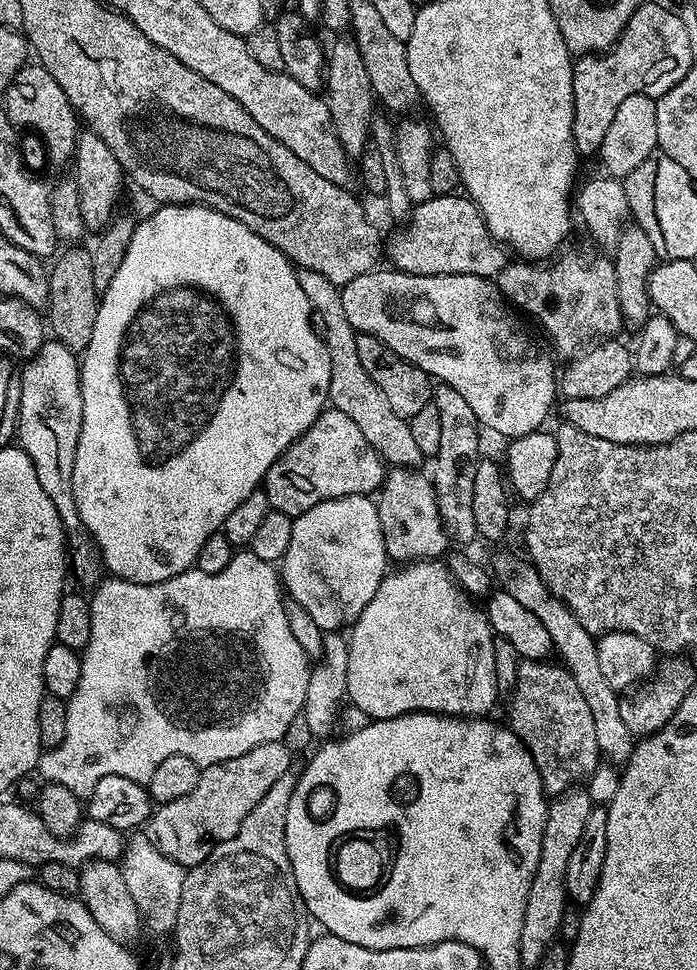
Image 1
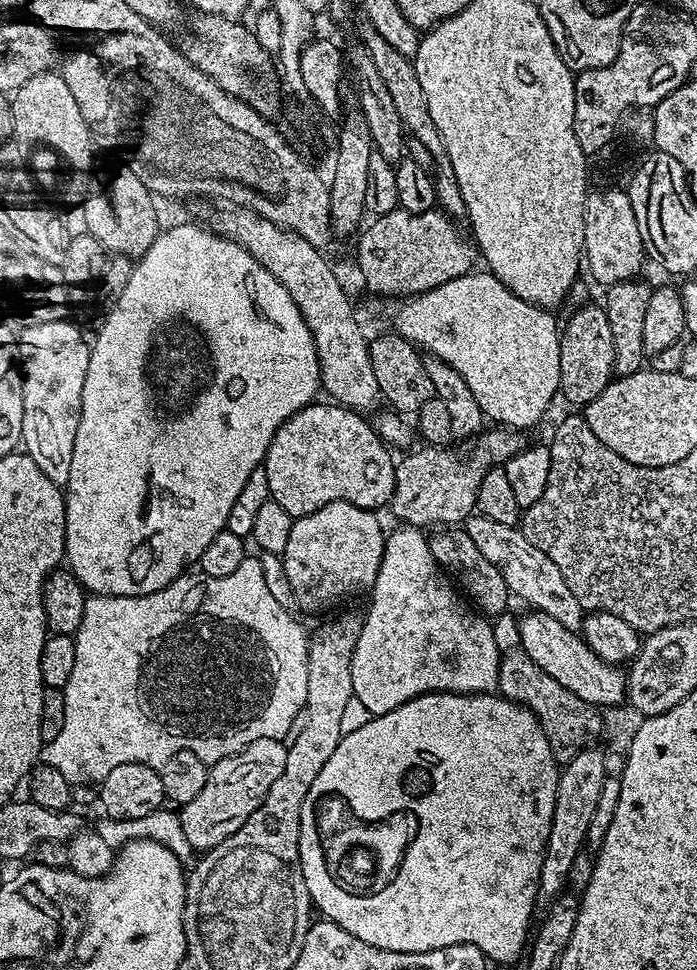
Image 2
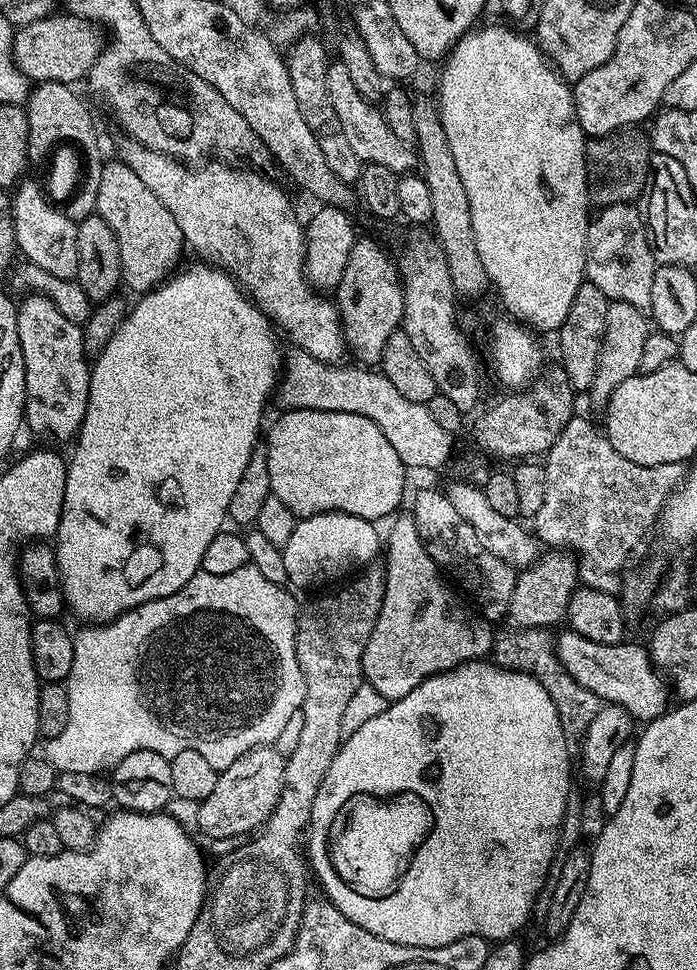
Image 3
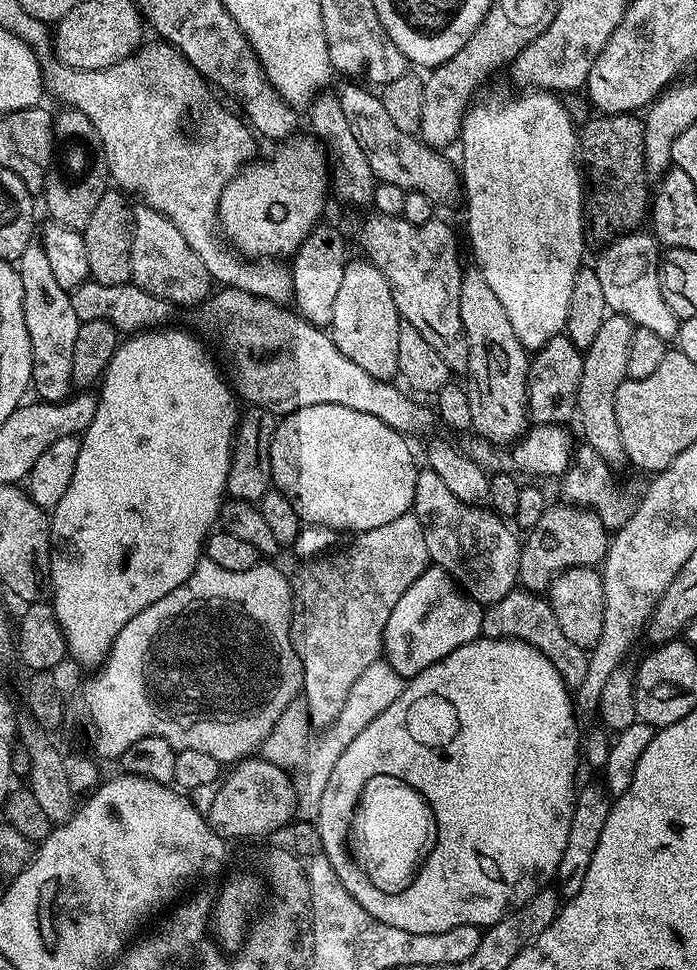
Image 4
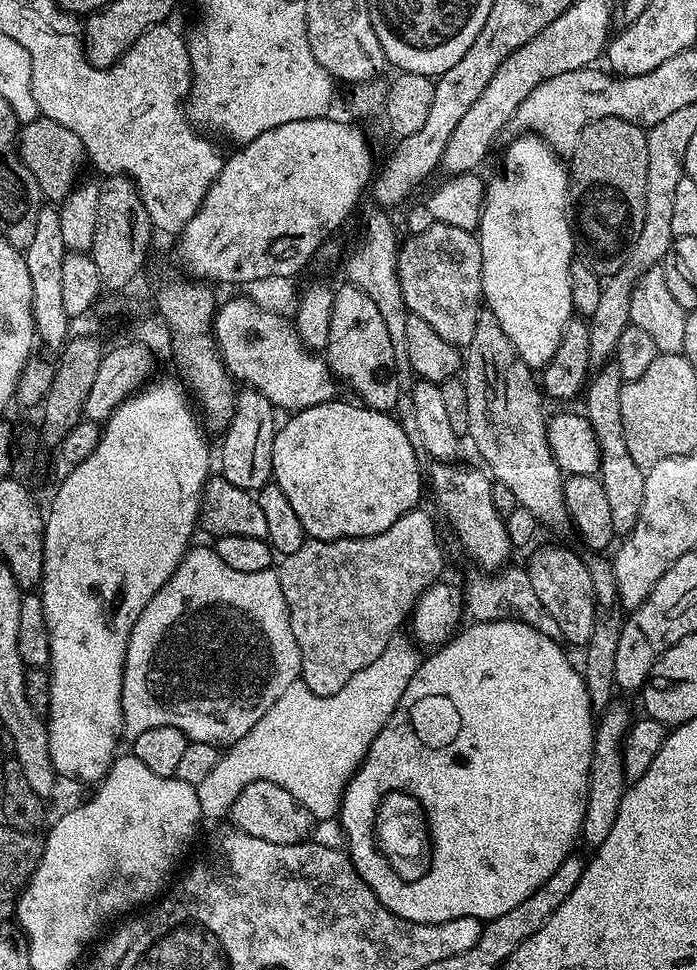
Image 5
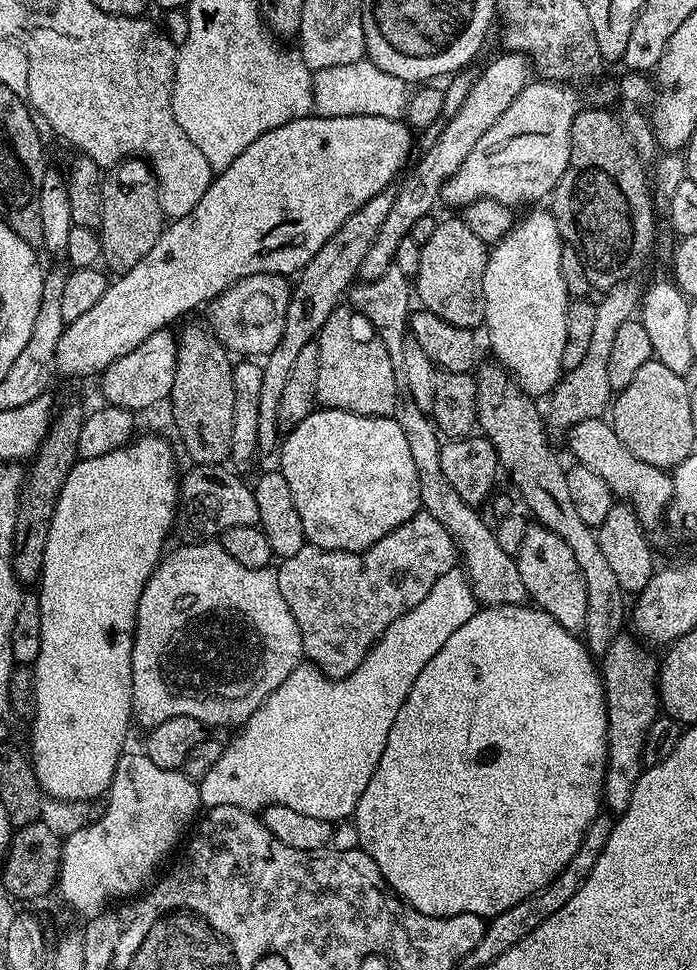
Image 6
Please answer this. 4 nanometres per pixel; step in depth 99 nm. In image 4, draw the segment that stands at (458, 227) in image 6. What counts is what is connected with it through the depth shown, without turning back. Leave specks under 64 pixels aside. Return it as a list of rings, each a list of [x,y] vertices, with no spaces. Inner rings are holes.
[[[371,214],[364,220],[360,228],[360,244],[364,247],[363,255],[371,260],[378,270],[390,282],[390,294],[394,294],[394,306],[400,312],[401,321],[414,330],[418,330],[438,350],[442,362],[446,362],[449,373],[467,373],[468,370],[468,339],[464,336],[464,327],[460,317],[460,295],[462,294],[462,278],[466,271],[465,265],[460,265],[460,244],[448,224],[443,224],[440,218],[430,222],[415,224],[406,222],[403,216],[382,216]]]

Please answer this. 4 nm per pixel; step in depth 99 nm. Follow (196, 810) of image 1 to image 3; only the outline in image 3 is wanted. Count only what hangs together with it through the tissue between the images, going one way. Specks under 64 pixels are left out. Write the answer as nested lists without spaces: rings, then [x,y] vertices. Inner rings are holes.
[[[275,746],[255,748],[242,754],[217,775],[214,791],[206,794],[206,798],[200,801],[195,823],[206,835],[213,836],[216,840],[228,840],[231,836],[243,837],[245,834],[255,833],[268,821],[274,806],[278,806],[285,759],[285,753],[279,752]]]

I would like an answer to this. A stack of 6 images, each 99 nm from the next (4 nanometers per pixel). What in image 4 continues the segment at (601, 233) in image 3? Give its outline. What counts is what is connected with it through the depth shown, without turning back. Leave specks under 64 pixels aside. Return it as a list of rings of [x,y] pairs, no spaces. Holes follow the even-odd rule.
[[[637,230],[618,236],[615,240],[605,243],[600,257],[594,261],[598,274],[598,282],[602,282],[602,290],[606,293],[606,302],[615,315],[625,316],[638,328],[651,330],[665,342],[675,341],[676,331],[680,325],[679,318],[666,306],[666,298],[662,298],[660,285],[661,249],[651,231]]]

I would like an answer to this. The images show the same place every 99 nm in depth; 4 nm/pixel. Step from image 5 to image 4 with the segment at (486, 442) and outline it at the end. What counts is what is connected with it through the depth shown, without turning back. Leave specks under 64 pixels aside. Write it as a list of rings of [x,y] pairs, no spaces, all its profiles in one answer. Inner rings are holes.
[[[472,266],[462,278],[460,317],[468,339],[466,387],[470,398],[471,431],[497,446],[519,441],[530,424],[528,415],[529,349],[518,342],[510,317],[494,290],[490,290],[480,269]]]

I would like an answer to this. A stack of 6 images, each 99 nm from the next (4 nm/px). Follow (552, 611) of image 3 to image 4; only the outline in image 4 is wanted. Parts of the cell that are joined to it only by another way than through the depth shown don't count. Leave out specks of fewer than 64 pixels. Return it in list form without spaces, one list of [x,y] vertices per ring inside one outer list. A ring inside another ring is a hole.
[[[560,502],[557,508],[556,505],[549,506],[542,514],[542,522],[527,529],[523,537],[520,546],[519,587],[535,594],[547,593],[552,579],[567,568],[599,565],[608,552],[609,541],[609,529],[604,527],[602,518],[592,509],[581,508],[567,502]]]

